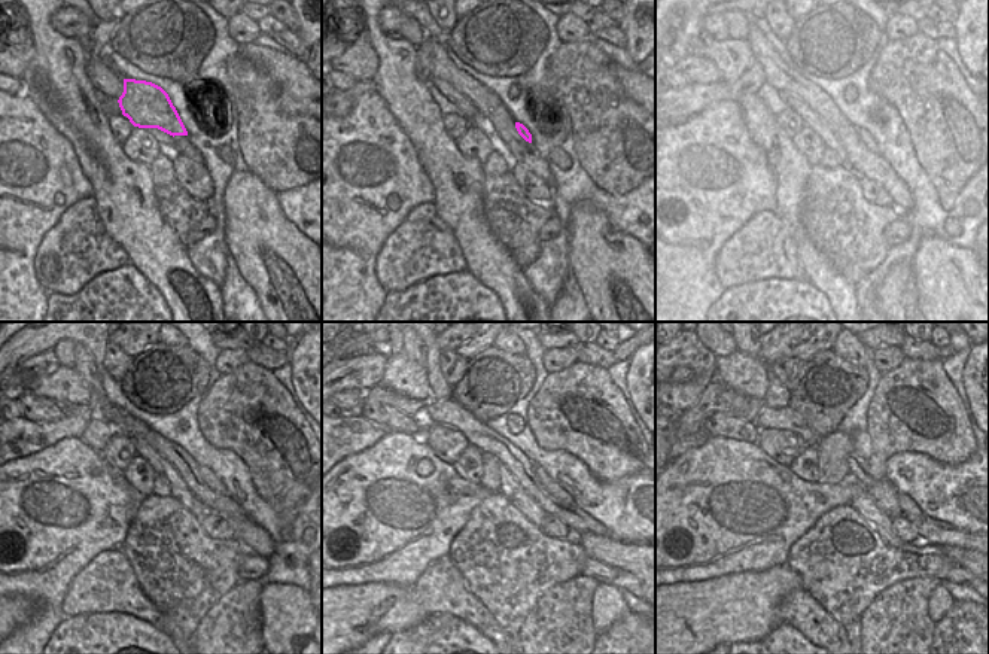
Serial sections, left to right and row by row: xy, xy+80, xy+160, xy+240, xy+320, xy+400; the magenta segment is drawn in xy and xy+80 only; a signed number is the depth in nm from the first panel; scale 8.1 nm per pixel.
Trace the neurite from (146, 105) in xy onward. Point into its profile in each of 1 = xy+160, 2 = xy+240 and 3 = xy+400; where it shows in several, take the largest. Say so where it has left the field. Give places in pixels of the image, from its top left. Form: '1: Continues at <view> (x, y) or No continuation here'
1: Continues at xy+160 (869, 142)
2: Continues at xy+240 (209, 477)
3: Continues at xy+400 (909, 510)

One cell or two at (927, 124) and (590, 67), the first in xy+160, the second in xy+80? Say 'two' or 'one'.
one

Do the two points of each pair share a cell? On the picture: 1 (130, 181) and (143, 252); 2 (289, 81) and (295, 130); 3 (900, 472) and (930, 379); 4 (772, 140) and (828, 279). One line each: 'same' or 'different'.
1: same
2: different
3: different
4: same

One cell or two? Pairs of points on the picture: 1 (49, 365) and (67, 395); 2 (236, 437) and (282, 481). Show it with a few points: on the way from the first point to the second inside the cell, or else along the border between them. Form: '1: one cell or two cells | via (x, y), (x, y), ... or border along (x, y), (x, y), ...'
1: two cells | border along (60, 367), (45, 376), (35, 376), (24, 391)
2: one cell | via (247, 447), (270, 470)

